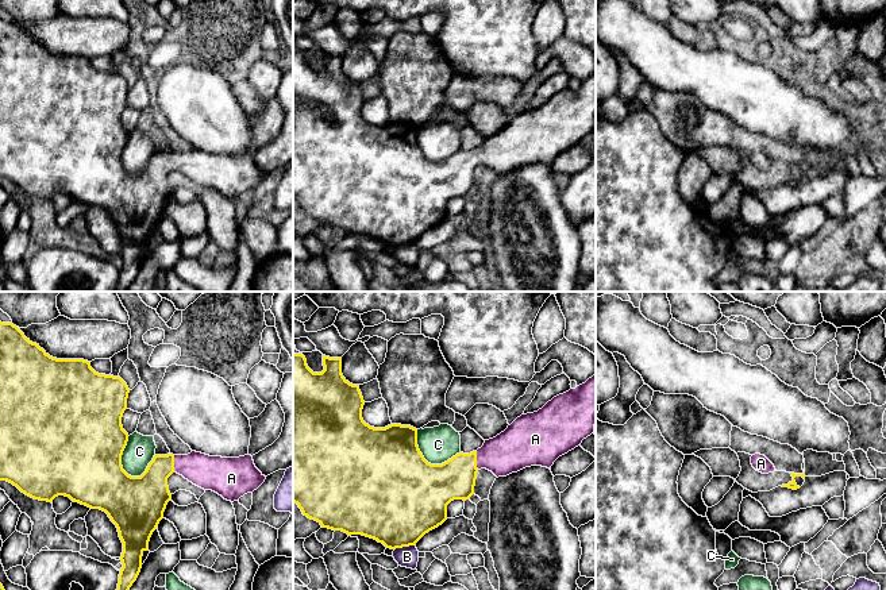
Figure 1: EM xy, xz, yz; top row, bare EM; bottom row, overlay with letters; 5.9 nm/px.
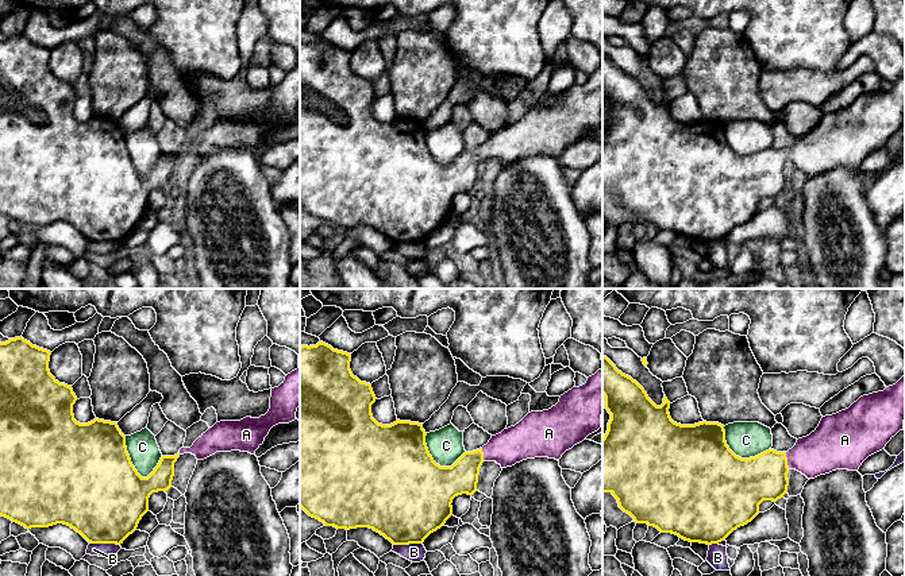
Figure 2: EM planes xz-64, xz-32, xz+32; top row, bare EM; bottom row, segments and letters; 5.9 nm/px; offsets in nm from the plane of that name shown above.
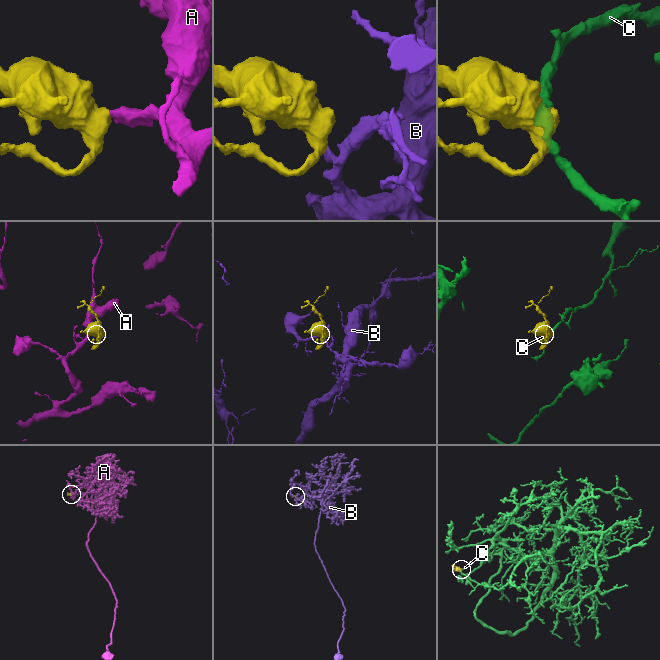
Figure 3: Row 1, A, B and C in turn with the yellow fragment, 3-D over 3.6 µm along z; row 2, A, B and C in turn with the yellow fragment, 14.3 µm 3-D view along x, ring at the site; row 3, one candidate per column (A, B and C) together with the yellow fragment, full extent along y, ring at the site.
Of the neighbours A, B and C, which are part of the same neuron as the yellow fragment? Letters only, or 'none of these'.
A

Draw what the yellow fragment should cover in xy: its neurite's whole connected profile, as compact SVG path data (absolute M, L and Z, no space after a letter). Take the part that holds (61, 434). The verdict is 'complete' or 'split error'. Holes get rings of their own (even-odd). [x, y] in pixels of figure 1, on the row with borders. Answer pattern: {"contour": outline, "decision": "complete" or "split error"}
{"contour": "M0 321L0 481L12 483L34 500L53 502L55 497L65 495L90 509L105 512L123 543L123 567L116 590L130 590L140 572L143 552L149 551L150 537L172 500L167 478L173 473L231 502L253 493L266 479L255 467L251 455L222 458L196 451L188 455L154 455L140 477L128 475L122 466L122 455L128 441L128 433L122 425L128 393L130 389L120 377L99 374L84 359L53 358L27 339L16 325Z", "decision": "split error"}

